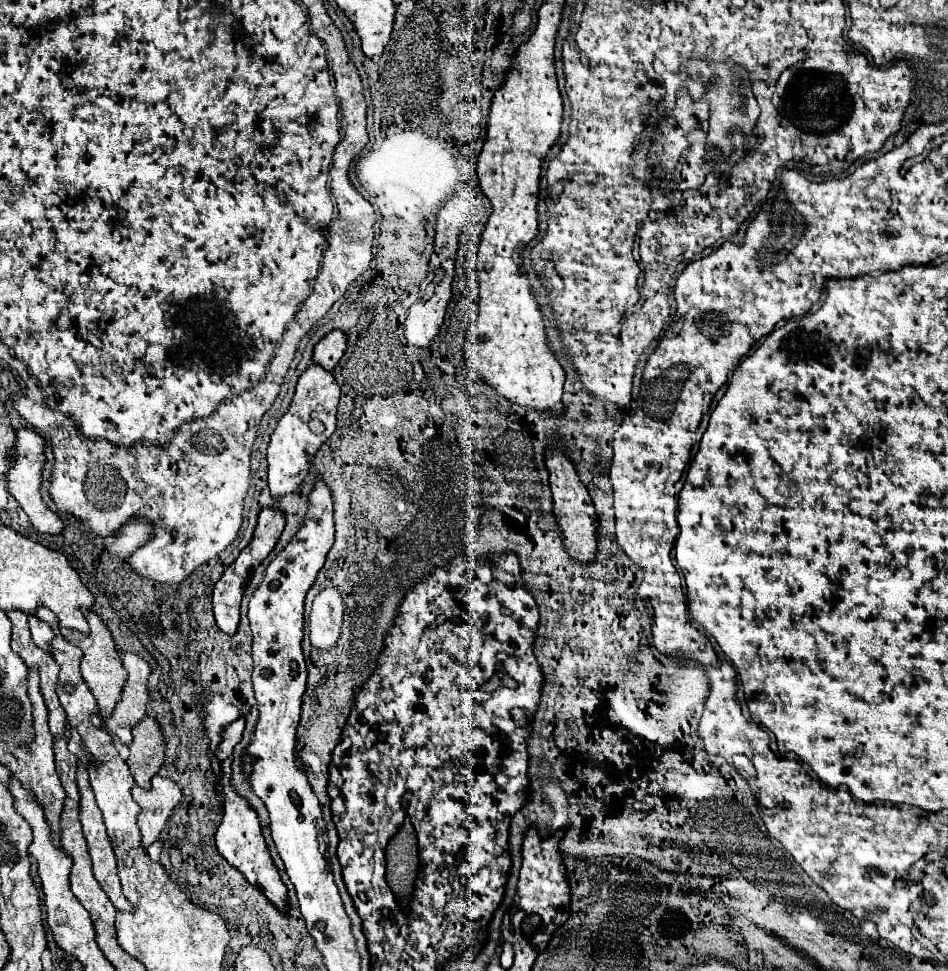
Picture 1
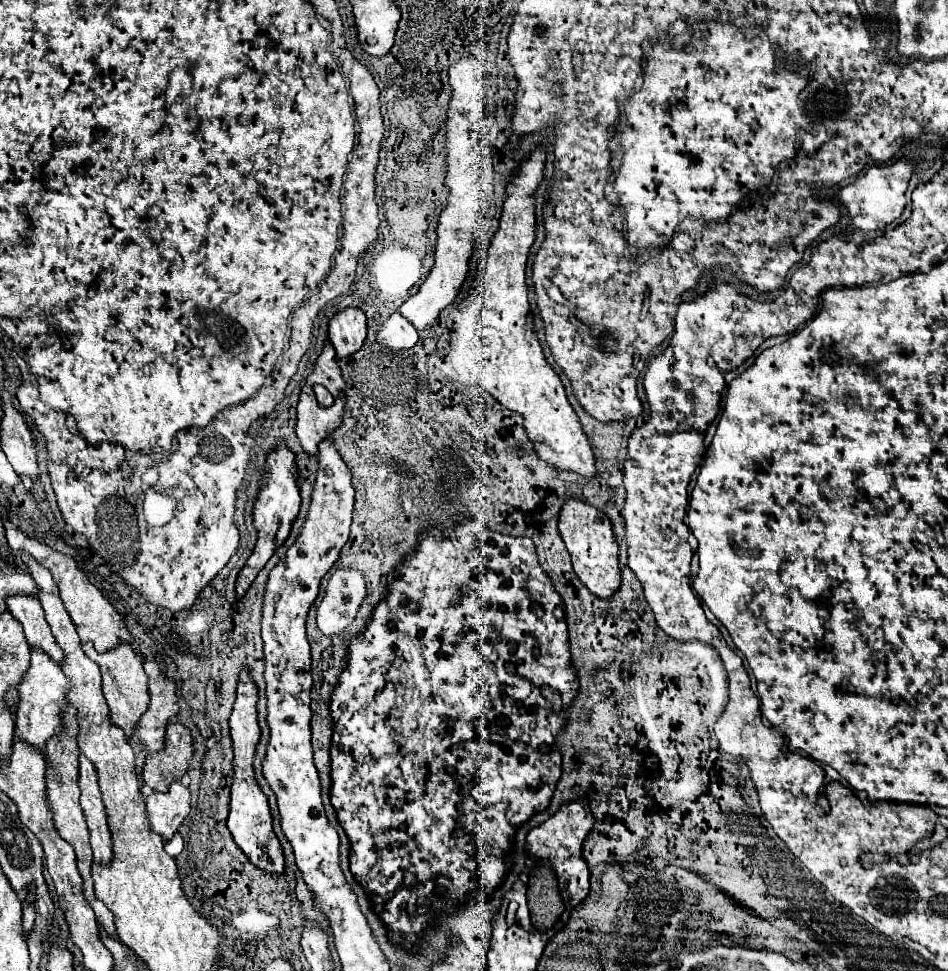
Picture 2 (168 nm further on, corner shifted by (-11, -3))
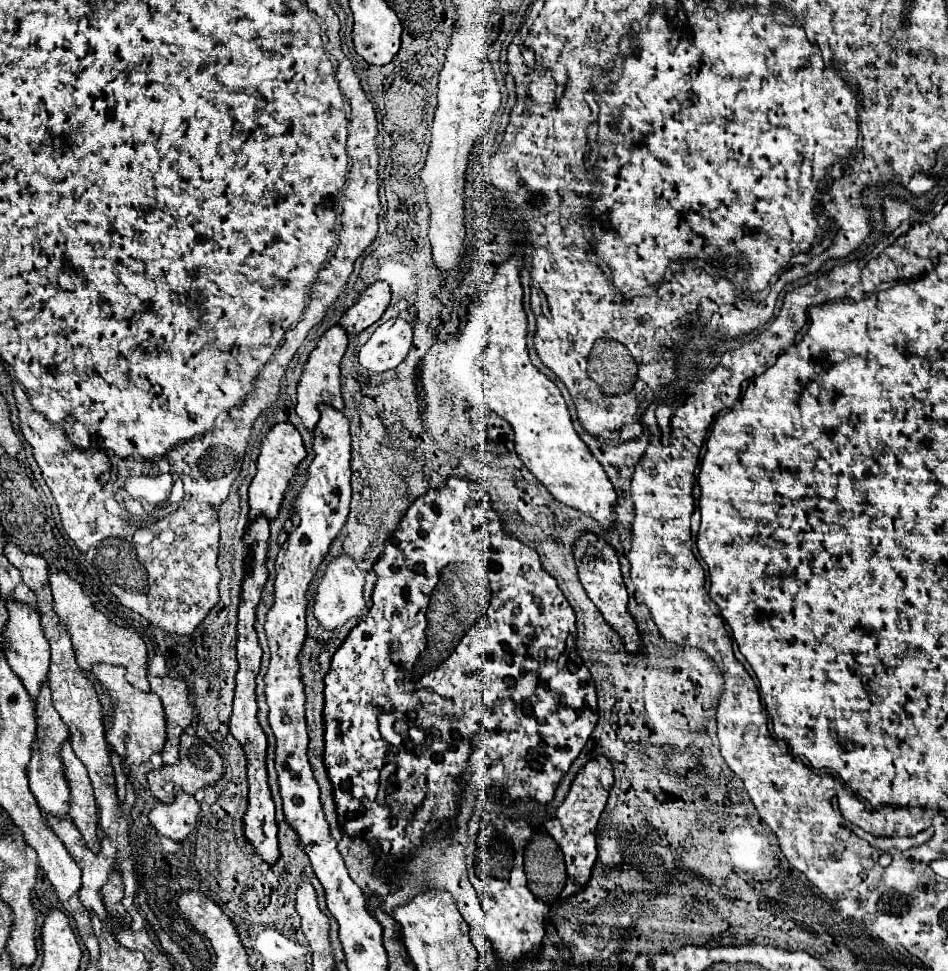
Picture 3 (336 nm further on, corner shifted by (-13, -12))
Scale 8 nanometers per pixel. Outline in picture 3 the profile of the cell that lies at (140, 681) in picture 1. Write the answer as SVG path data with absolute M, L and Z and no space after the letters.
M151 677L151 691L163 701L167 711L167 743L161 751L165 765L179 761L179 737L193 721L193 707L189 705L189 689L185 681L171 677Z

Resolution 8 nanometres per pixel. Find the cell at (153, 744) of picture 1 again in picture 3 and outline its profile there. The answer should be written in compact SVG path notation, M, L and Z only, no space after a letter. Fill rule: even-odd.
M183 733L183 739L181 739L181 745L179 745L179 751L181 751L179 763L175 763L175 765L165 765L161 771L151 771L151 773L147 775L147 781L149 781L151 793L153 793L157 799L161 799L161 801L171 799L171 795L173 795L173 793L177 793L177 791L185 791L185 793L191 793L191 795L193 795L195 791L205 789L205 787L209 787L209 785L217 785L217 781L221 781L221 779L223 779L223 773L225 773L223 759L221 759L221 755L219 755L211 745L207 745L203 739ZM169 781L173 781L173 785L175 785L175 787L173 787L173 793L167 793L167 791L165 791L165 785L167 785Z

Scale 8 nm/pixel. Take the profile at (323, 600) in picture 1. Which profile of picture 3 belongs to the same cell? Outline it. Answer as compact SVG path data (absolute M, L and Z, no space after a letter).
M339 555L331 563L327 563L327 569L315 589L313 611L315 611L315 617L319 619L319 623L325 629L333 631L333 629L341 627L343 623L347 623L351 617L361 617L361 613L365 609L363 585L365 585L365 575L357 569L355 561L349 555Z

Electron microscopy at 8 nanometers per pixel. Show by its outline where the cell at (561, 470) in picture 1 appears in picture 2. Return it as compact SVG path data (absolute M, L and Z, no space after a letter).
M569 496L565 498L563 508L559 512L559 532L571 554L573 570L581 578L581 582L593 594L599 594L599 598L613 596L621 584L621 576L619 576L619 564L617 564L619 546L615 542L609 518L603 512L599 512L593 504Z

